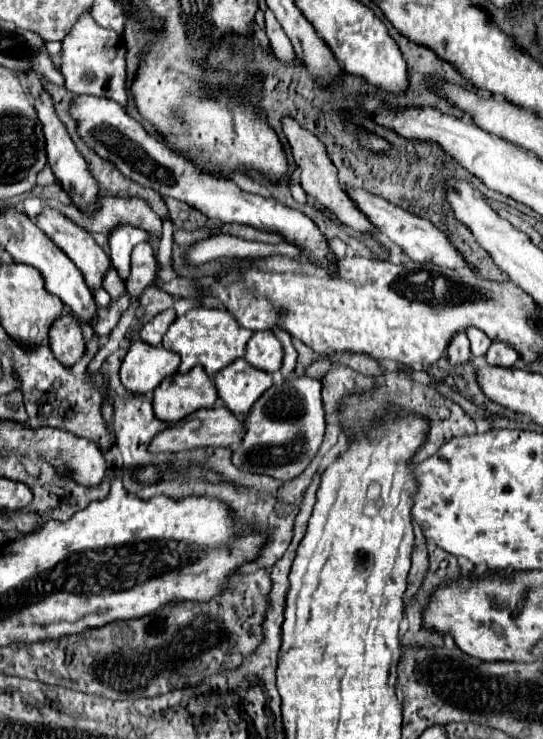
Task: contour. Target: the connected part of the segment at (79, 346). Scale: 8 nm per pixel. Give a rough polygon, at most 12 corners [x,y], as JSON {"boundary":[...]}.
{"boundary":[[64,312],[50,328],[50,348],[60,364],[84,354],[84,336]]}

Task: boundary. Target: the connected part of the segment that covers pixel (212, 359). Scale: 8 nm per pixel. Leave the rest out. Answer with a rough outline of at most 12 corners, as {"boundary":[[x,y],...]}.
{"boundary":[[192,308],[164,346],[178,372],[202,364],[212,378],[242,358],[254,332],[228,310]]}

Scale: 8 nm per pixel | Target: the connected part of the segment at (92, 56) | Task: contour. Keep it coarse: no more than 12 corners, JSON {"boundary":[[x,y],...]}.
{"boundary":[[86,14],[62,40],[72,94],[126,106],[126,44]]}

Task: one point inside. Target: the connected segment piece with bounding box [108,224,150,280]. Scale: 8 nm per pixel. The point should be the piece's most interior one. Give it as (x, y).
(122, 239)

